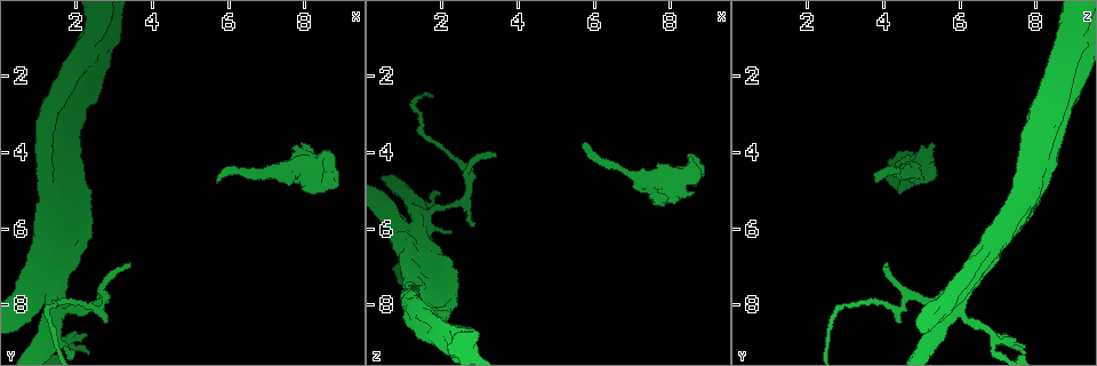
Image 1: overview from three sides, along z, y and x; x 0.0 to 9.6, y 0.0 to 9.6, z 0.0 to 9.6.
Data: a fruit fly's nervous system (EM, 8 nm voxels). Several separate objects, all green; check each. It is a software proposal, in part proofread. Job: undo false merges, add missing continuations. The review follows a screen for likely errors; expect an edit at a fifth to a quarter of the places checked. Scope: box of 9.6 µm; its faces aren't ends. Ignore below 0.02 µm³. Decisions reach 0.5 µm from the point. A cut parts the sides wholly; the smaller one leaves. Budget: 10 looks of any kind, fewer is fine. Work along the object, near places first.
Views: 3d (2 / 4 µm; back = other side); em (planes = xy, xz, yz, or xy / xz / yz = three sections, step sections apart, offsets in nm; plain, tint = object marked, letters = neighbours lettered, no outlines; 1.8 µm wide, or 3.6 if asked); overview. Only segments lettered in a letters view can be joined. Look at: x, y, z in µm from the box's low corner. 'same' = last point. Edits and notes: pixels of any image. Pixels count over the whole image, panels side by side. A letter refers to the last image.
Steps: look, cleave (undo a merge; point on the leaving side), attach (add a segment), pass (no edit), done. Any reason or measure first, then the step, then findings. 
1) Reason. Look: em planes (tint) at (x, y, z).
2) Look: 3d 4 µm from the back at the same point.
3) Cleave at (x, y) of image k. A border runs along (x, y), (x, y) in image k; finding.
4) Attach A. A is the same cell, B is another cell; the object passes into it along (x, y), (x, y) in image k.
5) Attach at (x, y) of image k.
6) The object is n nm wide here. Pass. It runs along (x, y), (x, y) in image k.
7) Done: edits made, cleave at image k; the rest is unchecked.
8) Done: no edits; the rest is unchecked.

Look: 3d 2 µm at (1.50, 8.15, 5.75).

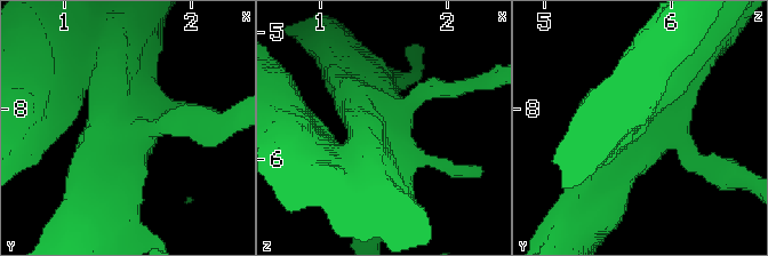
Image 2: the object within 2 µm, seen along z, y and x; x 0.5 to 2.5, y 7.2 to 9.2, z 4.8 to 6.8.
Look: em yz step 4 (tint) at (1.56, 8.20, 5.72).

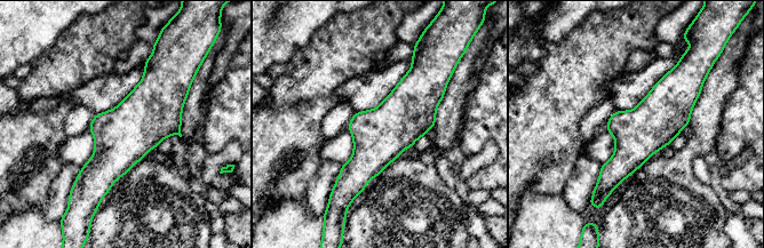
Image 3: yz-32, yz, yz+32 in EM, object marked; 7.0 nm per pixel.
Cut it another way. Look: em planes (letters) at the same point.

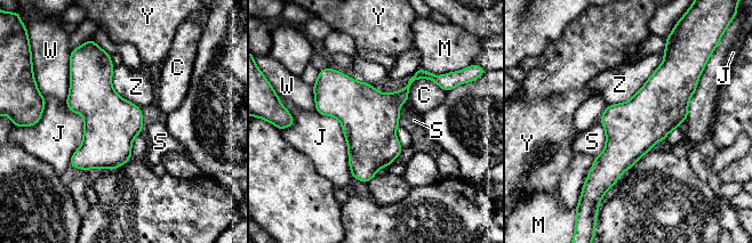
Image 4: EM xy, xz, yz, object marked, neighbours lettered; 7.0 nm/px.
Pass. C, J, M, S, W, Y and Z are other cells; it runs along (668, 63), (608, 185) in image 4; one neuron here.

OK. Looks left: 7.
Abrupt turn. Look: 3d 2 µm at (1.40, 6.15, 7.10).

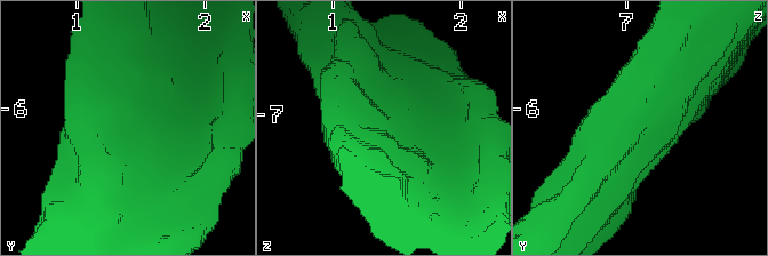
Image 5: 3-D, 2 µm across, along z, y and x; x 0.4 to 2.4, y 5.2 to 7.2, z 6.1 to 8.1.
Look: em yz step 16 (tint) at (1.36, 6.12, 7.14).

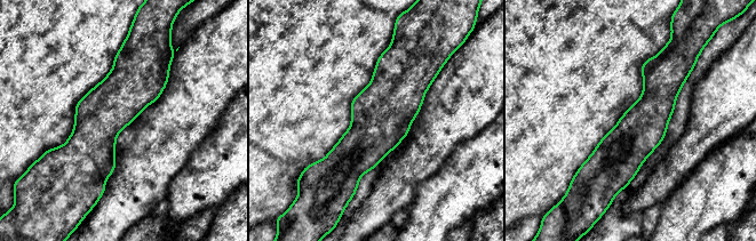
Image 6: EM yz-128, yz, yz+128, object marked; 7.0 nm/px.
Another direction. Look: em xz step 16 (letters) at the same point.

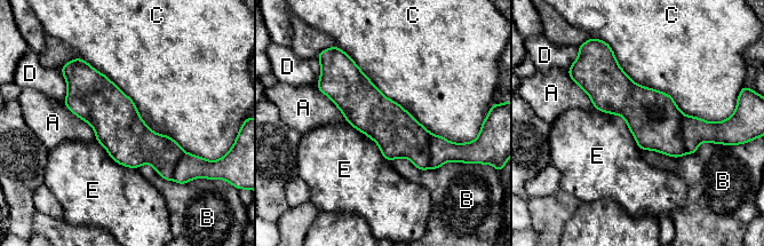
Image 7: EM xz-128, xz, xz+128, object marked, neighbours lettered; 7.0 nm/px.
The longest contact is with C, 1050 nm. Pass. A, B, C, D and E are other cells; a border runs along (594, 106), (620, 114), (639, 148) in image 7; one neuron here.

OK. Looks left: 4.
Thick turns thin. Look: 3d 2 µm at (1.95, 1.95, 8.65).

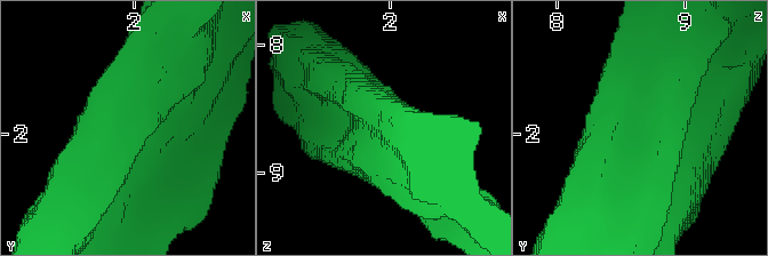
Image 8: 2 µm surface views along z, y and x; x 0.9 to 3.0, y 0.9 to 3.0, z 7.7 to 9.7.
Look: em xz step 8 (letters) at (1.92, 1.88, 8.62).

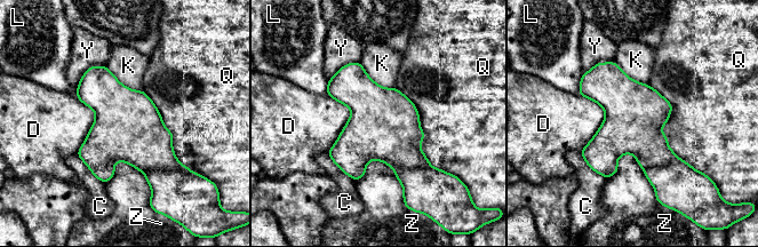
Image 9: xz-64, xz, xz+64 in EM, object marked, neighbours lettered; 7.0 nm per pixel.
The object is 420 nm wide here. Pass. C, D, K, L, Q, Y and Z are other cells; continuous, no second neuron.

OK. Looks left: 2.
Thick turns thin. Look: 3d 2 µm at (7.25, 4.55, 4.65).

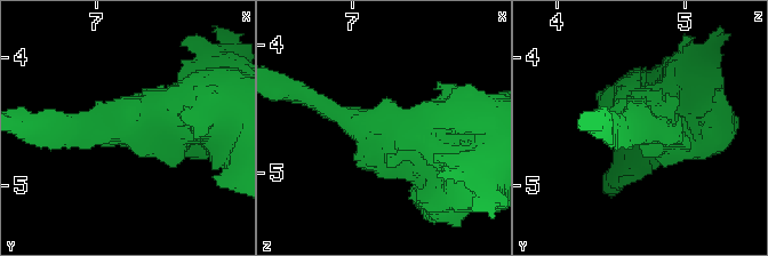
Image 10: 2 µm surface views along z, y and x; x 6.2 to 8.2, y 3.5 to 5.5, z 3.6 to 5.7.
The arms are 180, 550 nm wide. Look: em planes (letters) at (7.18, 4.50, 4.62).

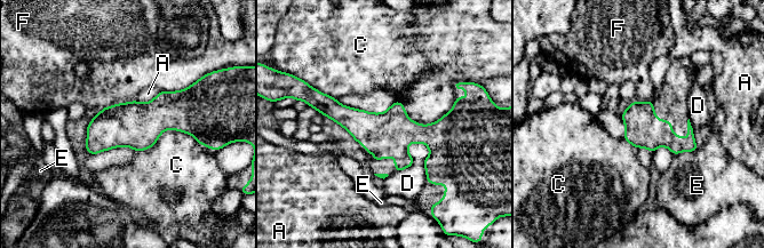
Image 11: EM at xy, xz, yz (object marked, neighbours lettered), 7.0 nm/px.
The longest contact is with C, 420 nm. Pass. A, C, D, E and F are other cells; continuous, no second neuron.

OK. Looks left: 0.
Done: no edits; the rest is unchecked.

